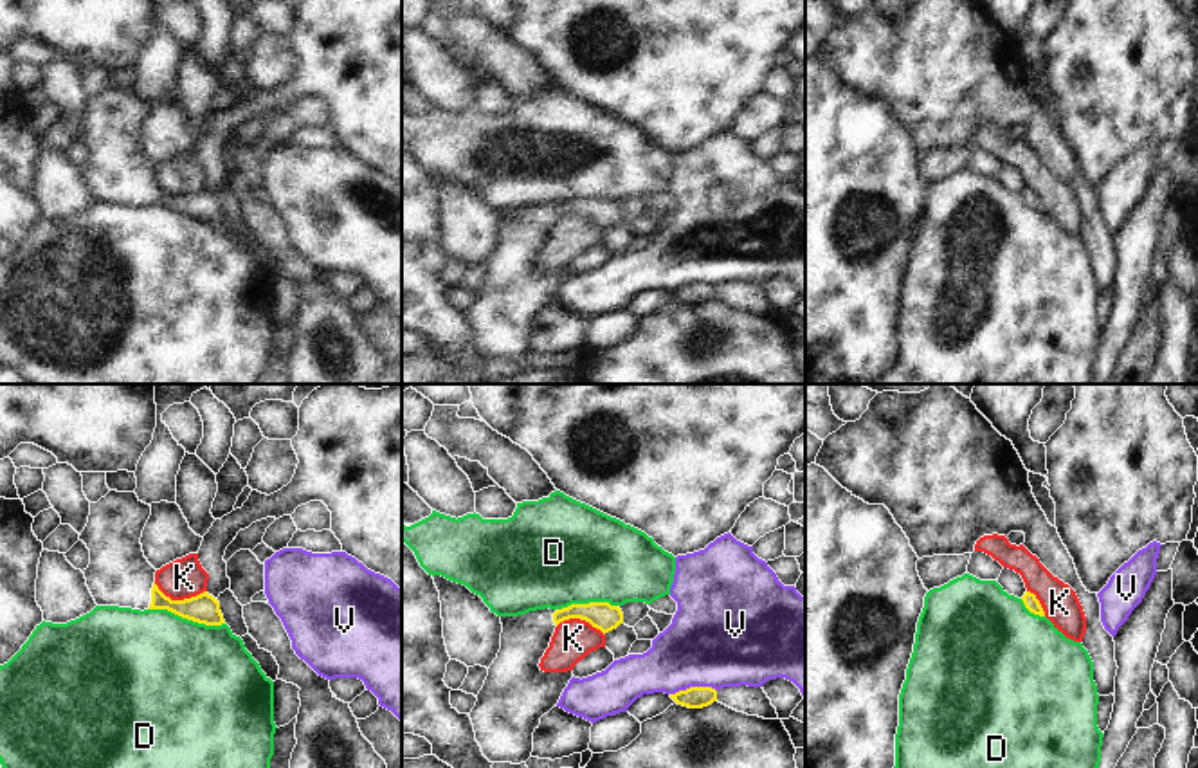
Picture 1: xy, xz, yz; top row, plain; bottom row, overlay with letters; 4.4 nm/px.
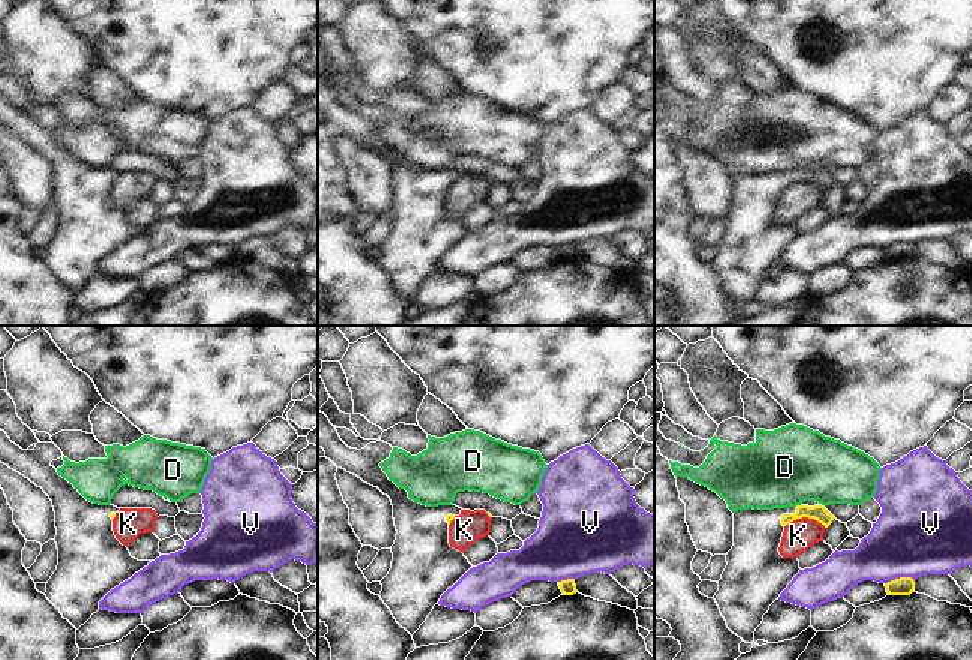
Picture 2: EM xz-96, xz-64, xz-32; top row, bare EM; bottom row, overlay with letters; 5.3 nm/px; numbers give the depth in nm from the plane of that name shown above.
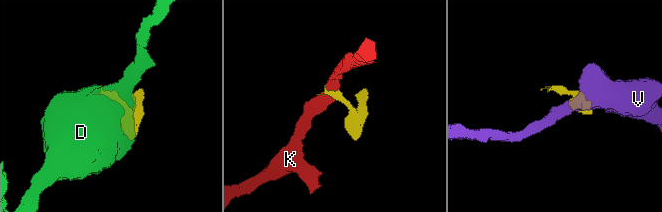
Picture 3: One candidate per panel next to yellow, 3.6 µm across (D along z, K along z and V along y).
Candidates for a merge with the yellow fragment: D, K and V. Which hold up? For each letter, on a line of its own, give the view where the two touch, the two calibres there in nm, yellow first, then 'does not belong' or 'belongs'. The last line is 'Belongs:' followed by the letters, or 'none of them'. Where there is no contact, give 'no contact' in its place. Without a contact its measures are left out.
D: meets yellow in xy; 140 nm thick on the yellow side, 480 nm on the other; does not belong
K: meets yellow in xy; 140 nm thick on the yellow side, 180 nm on the other; does not belong
V: meets yellow in xz; 100 nm thick on the yellow side, 440 nm on the other; does not belong
Belongs: none of them

